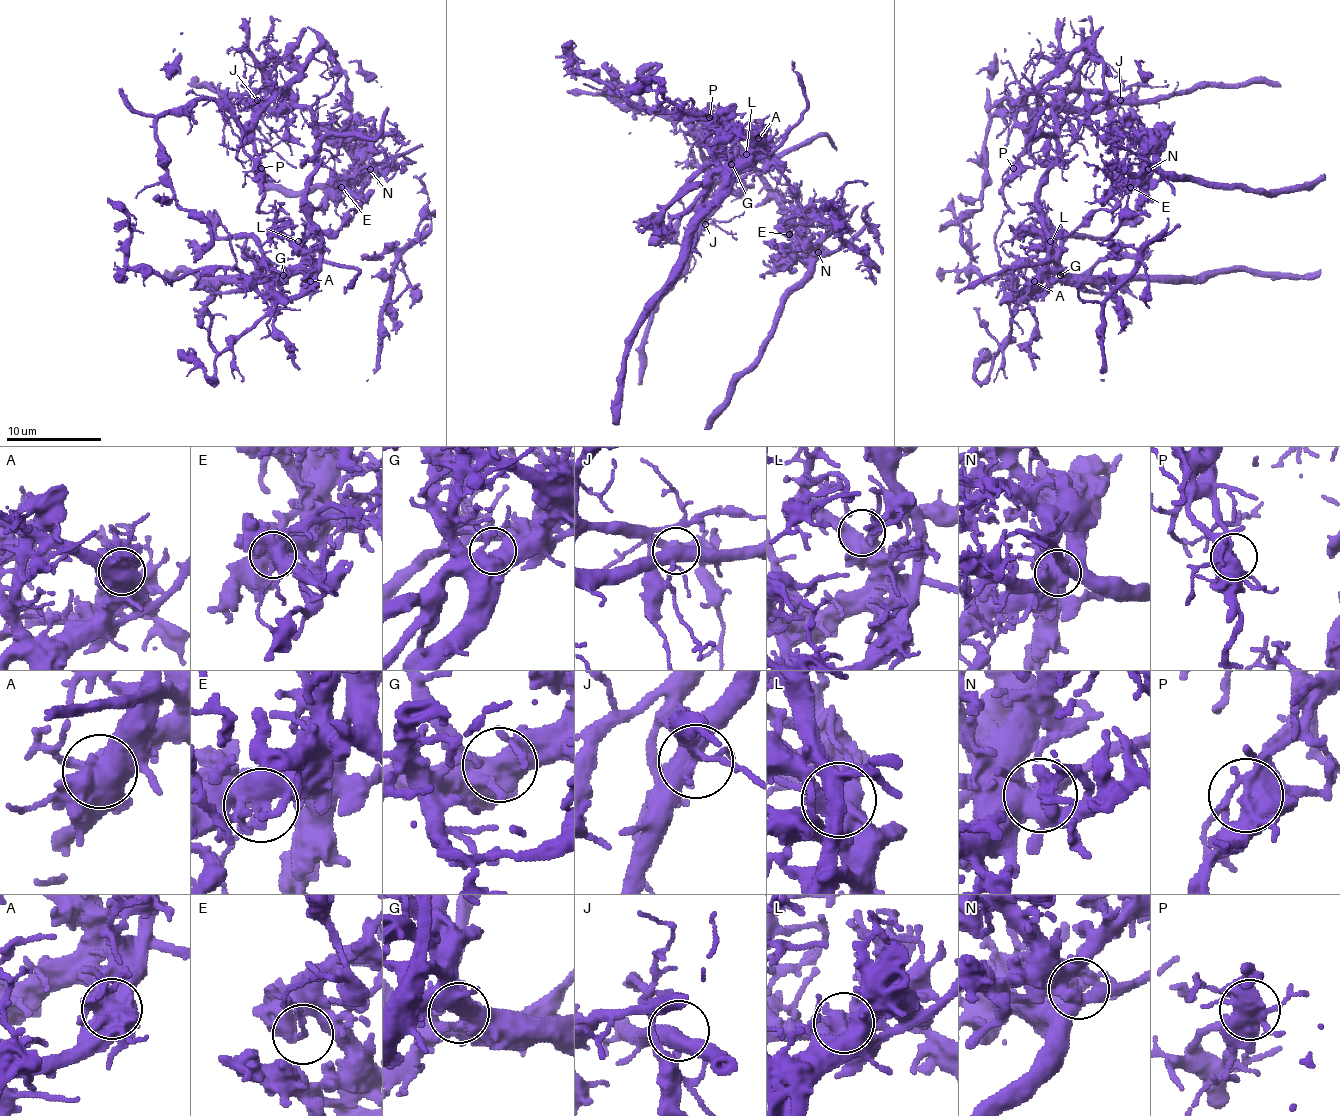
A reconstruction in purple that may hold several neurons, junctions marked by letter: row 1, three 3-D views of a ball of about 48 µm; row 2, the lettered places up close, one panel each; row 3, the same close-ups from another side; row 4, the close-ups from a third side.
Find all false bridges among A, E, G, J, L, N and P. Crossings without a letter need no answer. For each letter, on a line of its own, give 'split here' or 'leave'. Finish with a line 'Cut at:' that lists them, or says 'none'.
A: split here
E: split here
G: leave
J: leave
L: leave
N: leave
P: split here
Cut at: A, E, P

